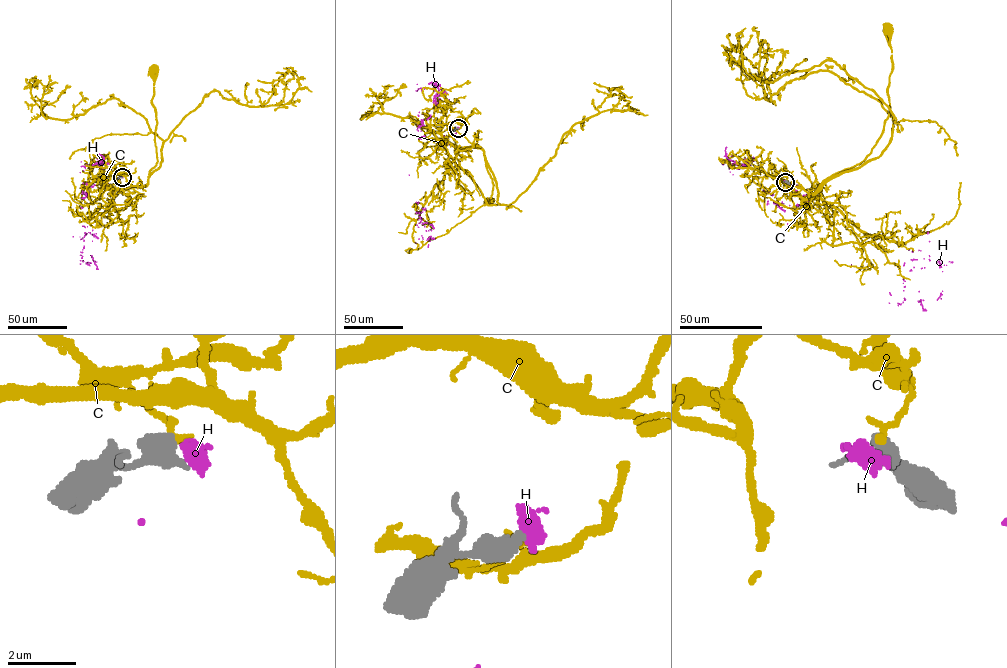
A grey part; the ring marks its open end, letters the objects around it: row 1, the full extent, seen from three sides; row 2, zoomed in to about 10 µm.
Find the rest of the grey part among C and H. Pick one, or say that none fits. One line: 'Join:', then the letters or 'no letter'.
Join: no letter

